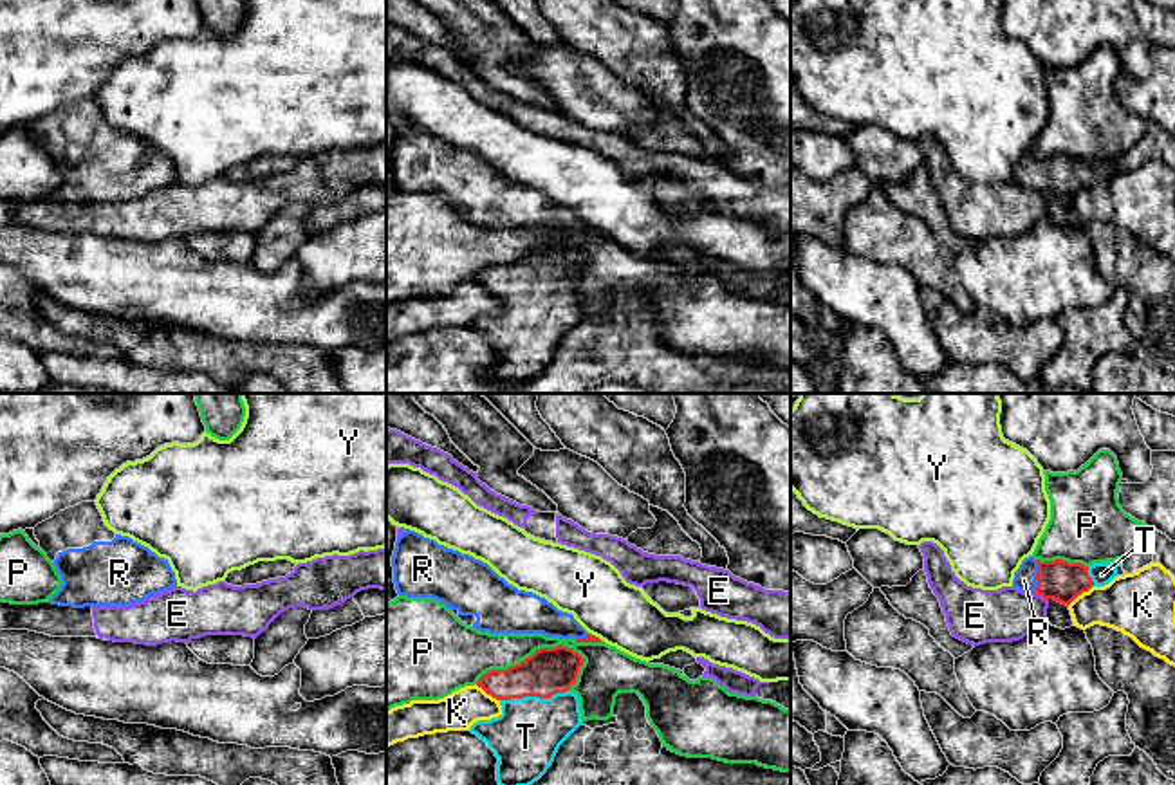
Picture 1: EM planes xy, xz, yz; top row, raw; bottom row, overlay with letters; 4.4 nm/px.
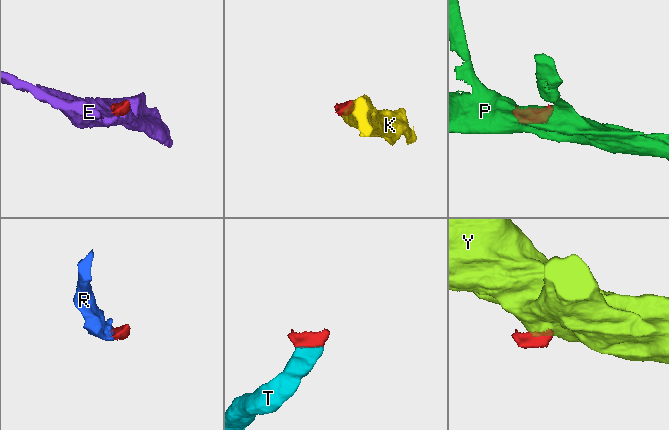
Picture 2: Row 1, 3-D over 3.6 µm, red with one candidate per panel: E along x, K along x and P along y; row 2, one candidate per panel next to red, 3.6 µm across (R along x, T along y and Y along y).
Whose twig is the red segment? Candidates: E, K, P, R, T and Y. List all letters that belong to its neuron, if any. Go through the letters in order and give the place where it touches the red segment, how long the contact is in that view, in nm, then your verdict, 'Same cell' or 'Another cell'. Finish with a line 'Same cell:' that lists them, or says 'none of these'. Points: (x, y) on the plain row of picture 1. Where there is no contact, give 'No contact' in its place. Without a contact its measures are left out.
E: Touches red at yz (1040, 190). Shared border 80 nm. Another cell
K: Touches red at yz (1080, 190). Shared border 150 nm. Another cell
P: Touches red at xz (531, 251). Shared border 500 nm. Another cell
R: Touches red at yz (1036, 172). Shared border 150 nm. Same cell
T: Touches red at xz (533, 291). Shared border 300 nm. Same cell
Y: Touches red at xz (594, 231). Shared border 70 nm. Another cell
Same cell: R, T

